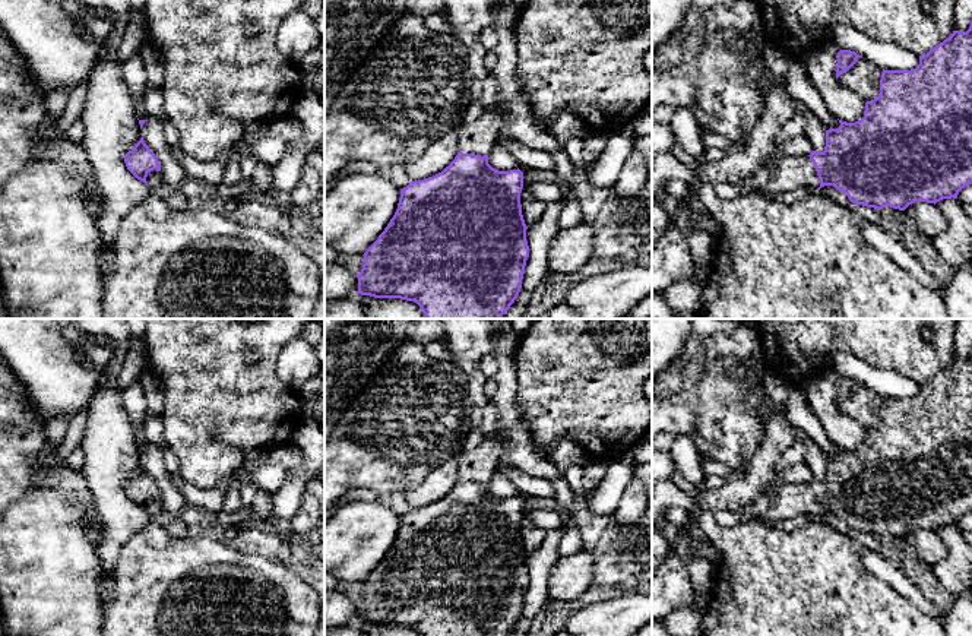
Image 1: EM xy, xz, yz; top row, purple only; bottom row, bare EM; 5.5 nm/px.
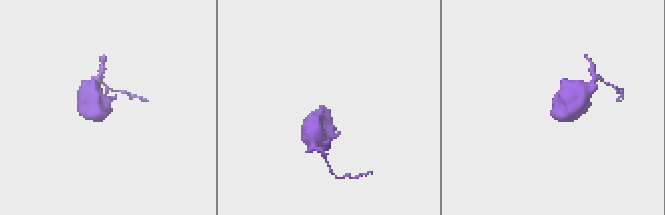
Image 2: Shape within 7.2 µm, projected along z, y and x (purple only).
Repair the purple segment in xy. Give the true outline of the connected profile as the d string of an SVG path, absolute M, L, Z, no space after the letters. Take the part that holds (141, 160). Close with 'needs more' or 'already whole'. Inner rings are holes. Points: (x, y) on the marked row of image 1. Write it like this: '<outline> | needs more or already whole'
M143 136L124 156L127 170L151 190L161 190L162 174L156 155L145 143Z | needs more

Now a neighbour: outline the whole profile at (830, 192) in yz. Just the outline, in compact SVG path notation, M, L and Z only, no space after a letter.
M824 186L819 192L840 206L848 206L851 203L848 196L843 192L836 190L833 186Z

